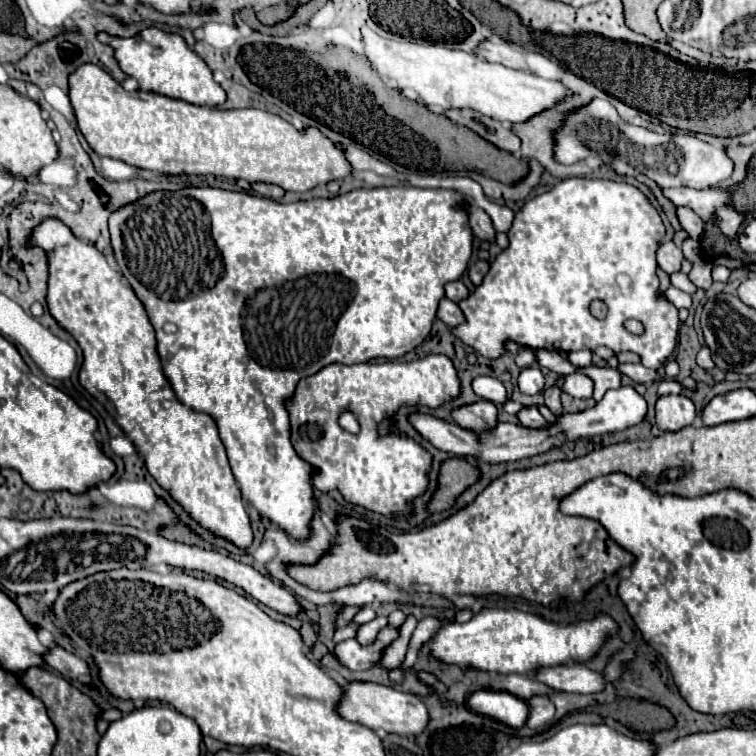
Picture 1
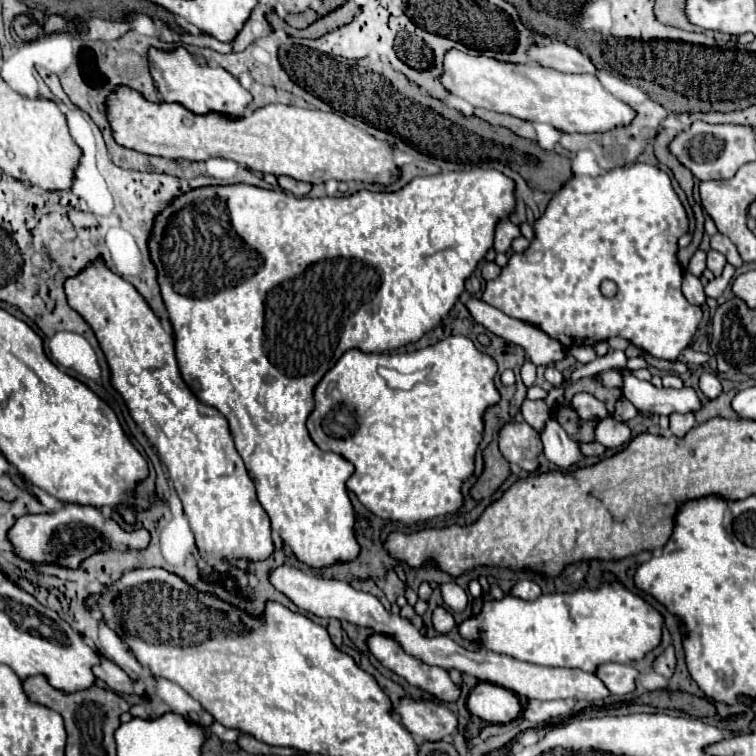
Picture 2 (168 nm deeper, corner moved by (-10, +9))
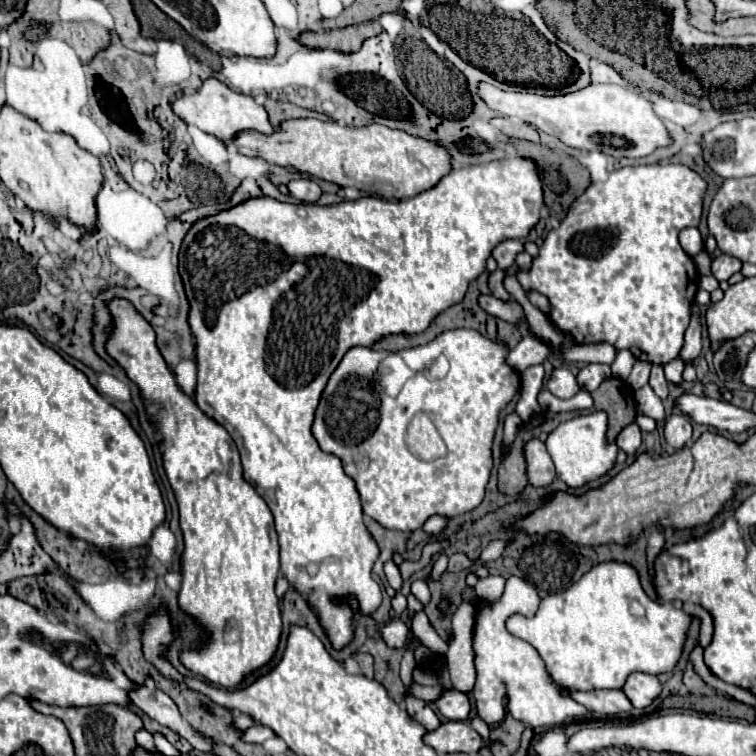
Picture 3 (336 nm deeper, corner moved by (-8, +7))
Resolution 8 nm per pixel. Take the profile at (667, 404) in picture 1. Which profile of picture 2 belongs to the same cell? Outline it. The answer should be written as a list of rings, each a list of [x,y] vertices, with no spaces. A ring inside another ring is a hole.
[[[675,413],[669,419],[671,419],[671,433],[675,437],[685,437],[687,431],[695,427],[695,415],[679,415],[679,413]]]

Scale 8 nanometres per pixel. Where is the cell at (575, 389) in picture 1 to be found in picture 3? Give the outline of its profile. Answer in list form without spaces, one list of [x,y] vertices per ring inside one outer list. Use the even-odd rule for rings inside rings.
[[[655,365],[651,369],[651,379],[649,379],[649,385],[651,389],[655,391],[655,395],[659,399],[665,399],[669,395],[669,389],[667,389],[667,381],[665,381],[665,375],[663,375],[663,367],[661,365]]]

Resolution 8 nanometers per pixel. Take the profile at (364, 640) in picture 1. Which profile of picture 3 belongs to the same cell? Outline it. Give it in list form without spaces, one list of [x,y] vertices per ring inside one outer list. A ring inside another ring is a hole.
[[[391,560],[384,565],[384,572],[391,587],[396,592],[399,592],[403,585],[403,579],[399,567],[393,562],[393,560]]]

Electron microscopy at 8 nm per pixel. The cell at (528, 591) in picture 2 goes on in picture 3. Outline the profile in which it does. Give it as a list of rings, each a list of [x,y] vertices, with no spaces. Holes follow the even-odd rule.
[[[509,577],[505,583],[505,593],[499,601],[477,603],[477,619],[473,633],[473,649],[475,649],[476,681],[473,687],[477,717],[481,717],[487,725],[497,725],[505,719],[503,697],[507,696],[506,710],[517,721],[523,721],[531,727],[563,727],[569,723],[579,723],[588,714],[587,709],[573,699],[565,697],[549,679],[547,669],[537,655],[537,651],[523,639],[509,635],[505,629],[505,619],[513,613],[521,613],[531,617],[539,607],[539,593],[527,581],[519,577]]]

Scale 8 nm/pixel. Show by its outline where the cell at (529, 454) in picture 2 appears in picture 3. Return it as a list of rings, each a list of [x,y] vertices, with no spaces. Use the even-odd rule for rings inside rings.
[[[529,439],[525,443],[525,463],[527,463],[527,479],[531,485],[545,487],[555,479],[555,467],[543,441]]]

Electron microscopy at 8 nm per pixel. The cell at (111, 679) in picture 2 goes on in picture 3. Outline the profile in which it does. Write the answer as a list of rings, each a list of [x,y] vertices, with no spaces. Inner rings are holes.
[[[147,679],[145,685],[135,685],[135,689],[129,691],[129,699],[143,713],[147,713],[151,719],[159,721],[161,725],[173,729],[183,739],[187,739],[195,749],[211,751],[209,743],[181,717],[173,699],[169,695],[165,695],[163,691],[159,691],[151,679]]]

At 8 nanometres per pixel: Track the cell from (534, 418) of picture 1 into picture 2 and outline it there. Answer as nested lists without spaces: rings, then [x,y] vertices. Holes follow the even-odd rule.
[[[549,419],[545,431],[541,433],[541,441],[545,445],[545,457],[553,461],[559,469],[571,469],[573,465],[585,459],[585,455],[579,449],[579,443],[569,439],[565,429],[553,419]]]

